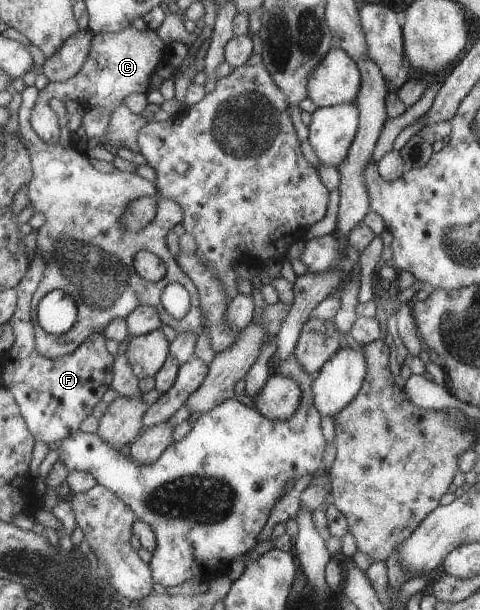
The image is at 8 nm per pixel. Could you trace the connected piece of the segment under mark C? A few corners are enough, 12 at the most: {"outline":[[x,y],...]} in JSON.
{"outline":[[149,28],[93,34],[79,72],[39,90],[111,112],[145,95],[167,45]]}

